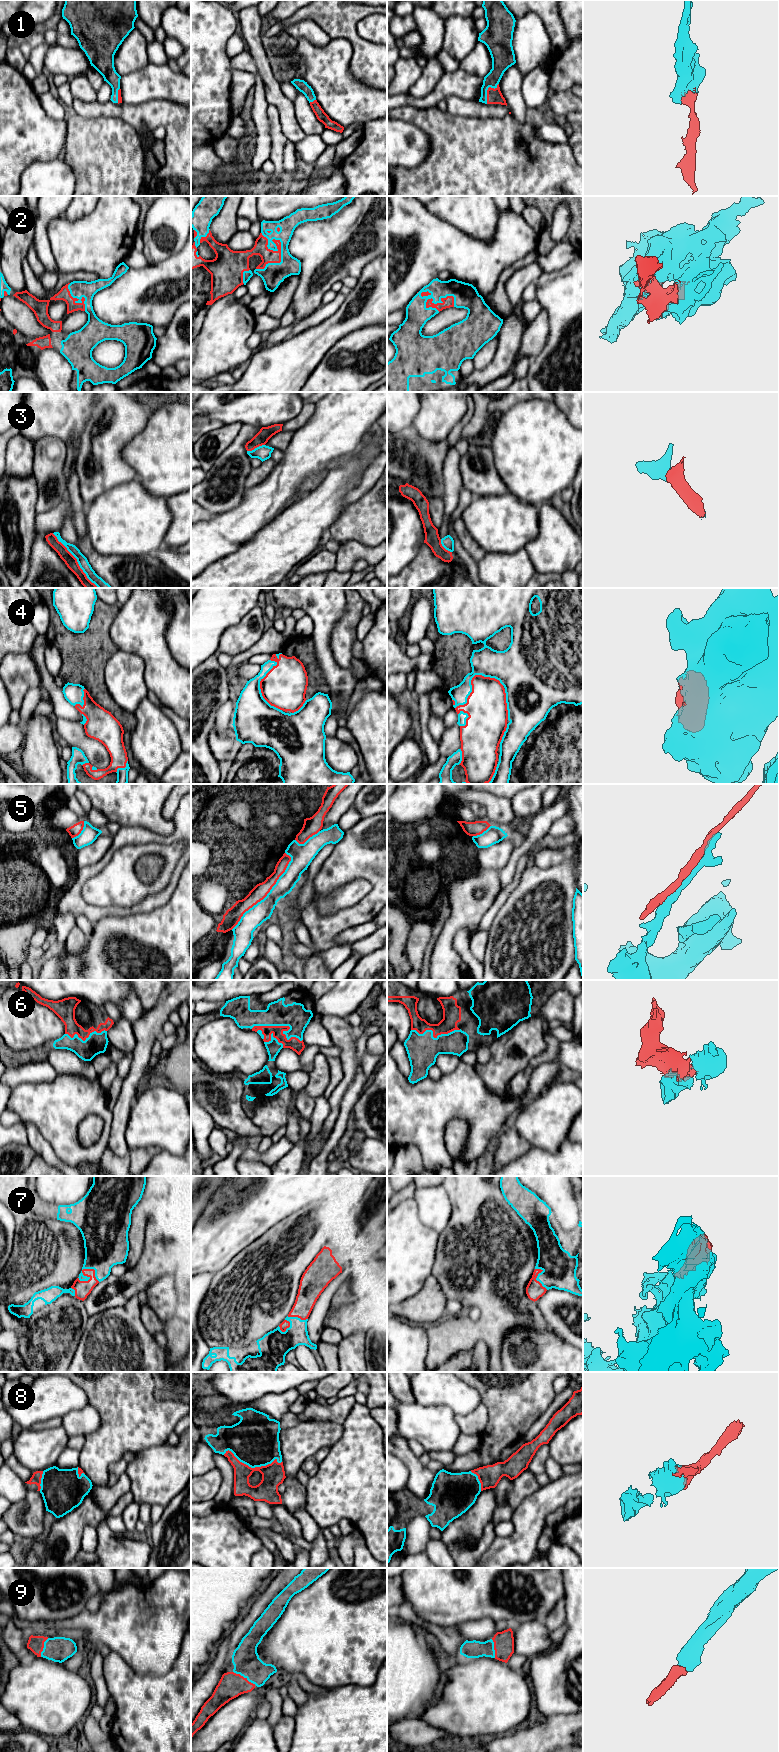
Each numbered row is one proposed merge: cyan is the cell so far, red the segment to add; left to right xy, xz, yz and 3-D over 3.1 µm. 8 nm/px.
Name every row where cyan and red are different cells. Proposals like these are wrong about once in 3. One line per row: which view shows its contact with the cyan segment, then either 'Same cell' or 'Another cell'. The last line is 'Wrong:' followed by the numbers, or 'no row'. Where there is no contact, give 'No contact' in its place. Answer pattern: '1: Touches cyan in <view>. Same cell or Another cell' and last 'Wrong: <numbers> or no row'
1: Touches cyan in yz. Same cell
2: Touches cyan in xz. Same cell
3: Touches cyan in xy. Another cell
4: Touches cyan in yz. Same cell
5: Touches cyan in xz. Another cell
6: Touches cyan in xz. Same cell
7: Touches cyan in xy. Same cell
8: Touches cyan in xz. Same cell
9: Touches cyan in xz. Same cell
Wrong: 3, 5

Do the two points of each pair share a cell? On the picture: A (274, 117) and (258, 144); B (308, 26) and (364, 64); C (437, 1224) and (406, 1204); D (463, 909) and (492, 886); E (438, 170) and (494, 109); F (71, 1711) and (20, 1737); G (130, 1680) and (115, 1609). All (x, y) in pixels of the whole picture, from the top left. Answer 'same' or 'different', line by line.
A: different
B: different
C: different
D: same
E: different
F: different
G: different

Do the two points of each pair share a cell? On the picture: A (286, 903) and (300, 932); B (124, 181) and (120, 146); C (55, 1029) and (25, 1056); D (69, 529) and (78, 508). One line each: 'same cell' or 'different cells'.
A: same cell
B: same cell
C: different cells
D: different cells

